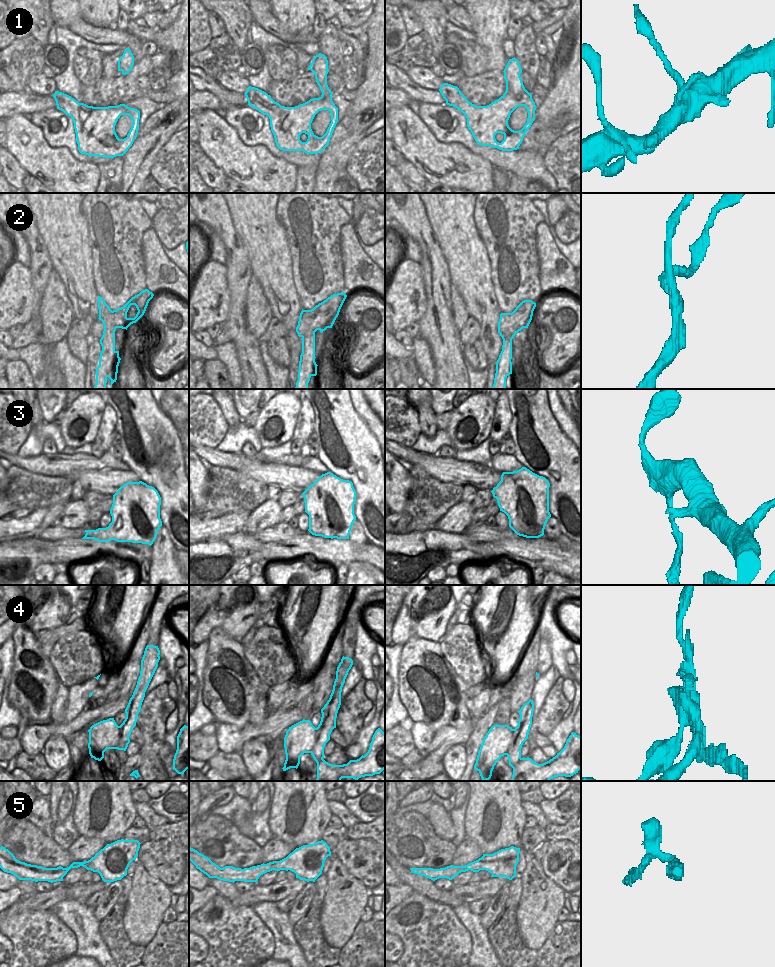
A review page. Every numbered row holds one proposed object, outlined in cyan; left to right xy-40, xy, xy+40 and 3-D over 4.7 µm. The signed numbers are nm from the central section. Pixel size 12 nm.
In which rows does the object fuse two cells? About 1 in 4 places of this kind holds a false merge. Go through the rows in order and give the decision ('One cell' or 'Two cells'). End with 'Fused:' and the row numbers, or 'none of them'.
1: Two cells
2: Two cells
3: One cell
4: Two cells
5: One cell
Fused: 1, 2, 4

